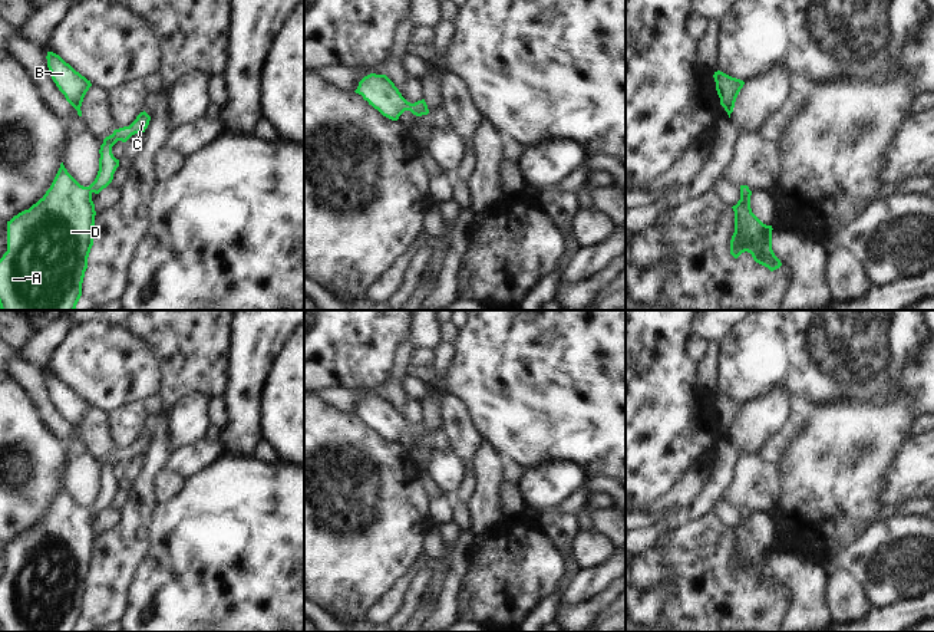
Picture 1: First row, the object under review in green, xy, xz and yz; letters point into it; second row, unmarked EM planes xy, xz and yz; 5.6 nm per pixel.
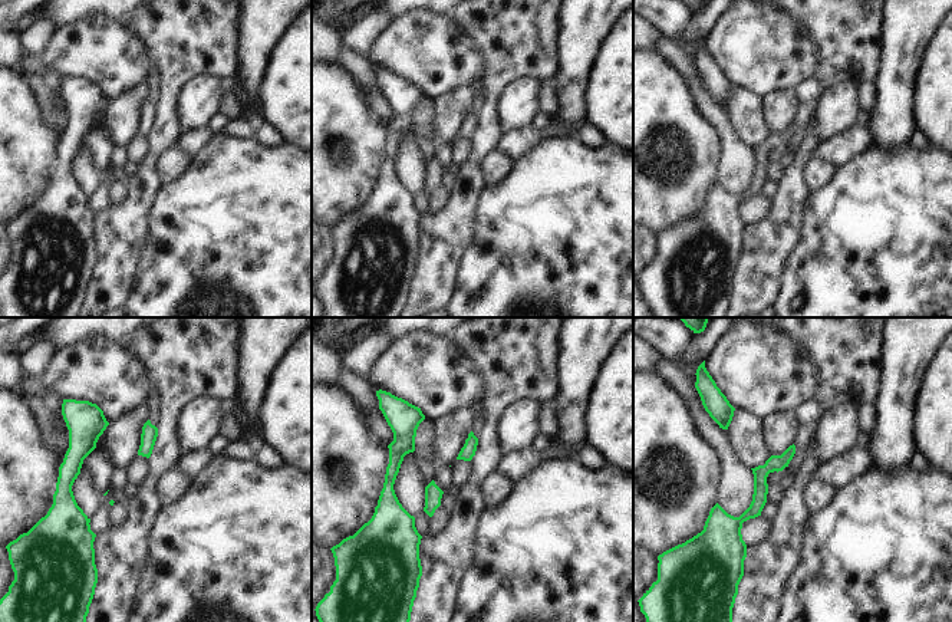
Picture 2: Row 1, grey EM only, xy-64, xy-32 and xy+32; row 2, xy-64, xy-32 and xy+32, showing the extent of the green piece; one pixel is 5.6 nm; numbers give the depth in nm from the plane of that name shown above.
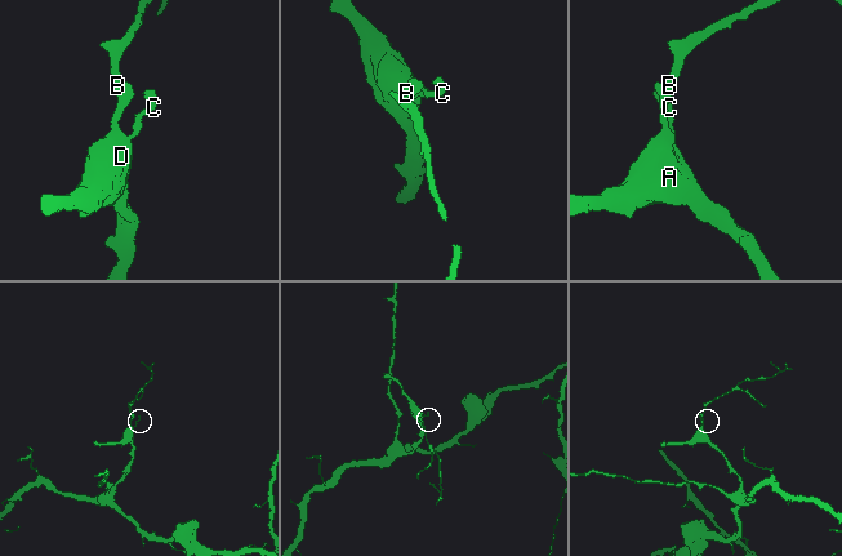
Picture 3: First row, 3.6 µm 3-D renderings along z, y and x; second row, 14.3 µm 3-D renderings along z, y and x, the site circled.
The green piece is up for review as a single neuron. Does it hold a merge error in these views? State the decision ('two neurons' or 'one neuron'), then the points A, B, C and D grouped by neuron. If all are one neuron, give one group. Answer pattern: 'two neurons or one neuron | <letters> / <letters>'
one neuron | A B C D

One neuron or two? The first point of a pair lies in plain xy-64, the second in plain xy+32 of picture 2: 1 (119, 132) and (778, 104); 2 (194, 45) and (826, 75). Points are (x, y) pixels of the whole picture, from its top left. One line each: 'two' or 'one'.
1: one
2: one

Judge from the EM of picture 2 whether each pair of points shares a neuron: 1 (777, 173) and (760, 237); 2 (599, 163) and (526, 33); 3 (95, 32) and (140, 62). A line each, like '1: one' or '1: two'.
1: two
2: two
3: one

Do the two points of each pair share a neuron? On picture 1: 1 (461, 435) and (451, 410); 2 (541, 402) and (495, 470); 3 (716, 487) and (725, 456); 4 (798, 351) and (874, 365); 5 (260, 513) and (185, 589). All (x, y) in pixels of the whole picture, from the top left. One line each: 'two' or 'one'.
1: one
2: two
3: one
4: one
5: one

